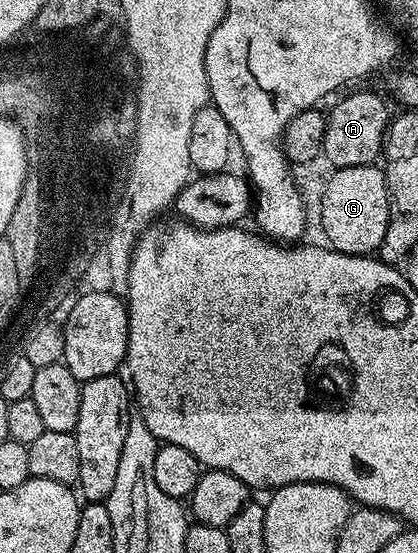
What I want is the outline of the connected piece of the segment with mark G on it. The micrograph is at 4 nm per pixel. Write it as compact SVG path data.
M370 164L352 168L335 168L323 188L323 201L319 204L319 224L323 227L323 236L328 245L336 252L350 256L370 257L378 253L385 240L386 227L389 226L390 200L387 193L386 175L372 171Z

